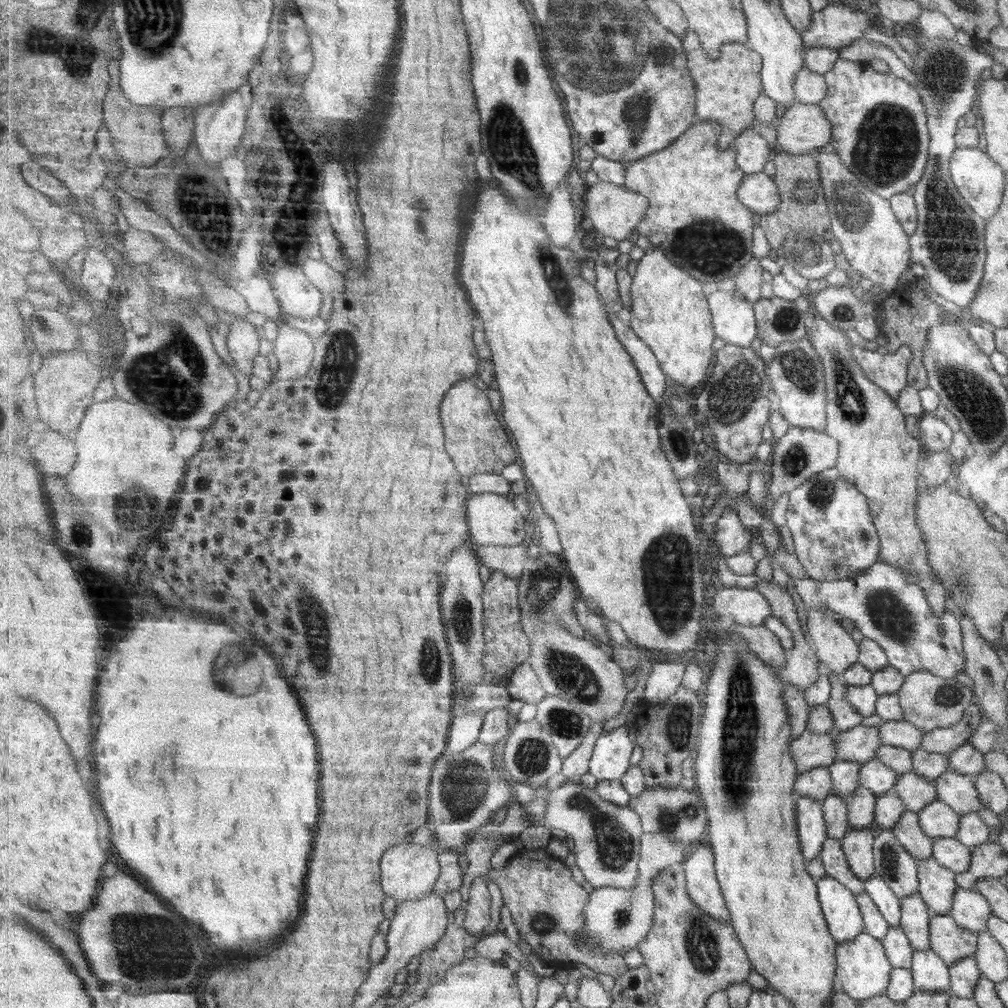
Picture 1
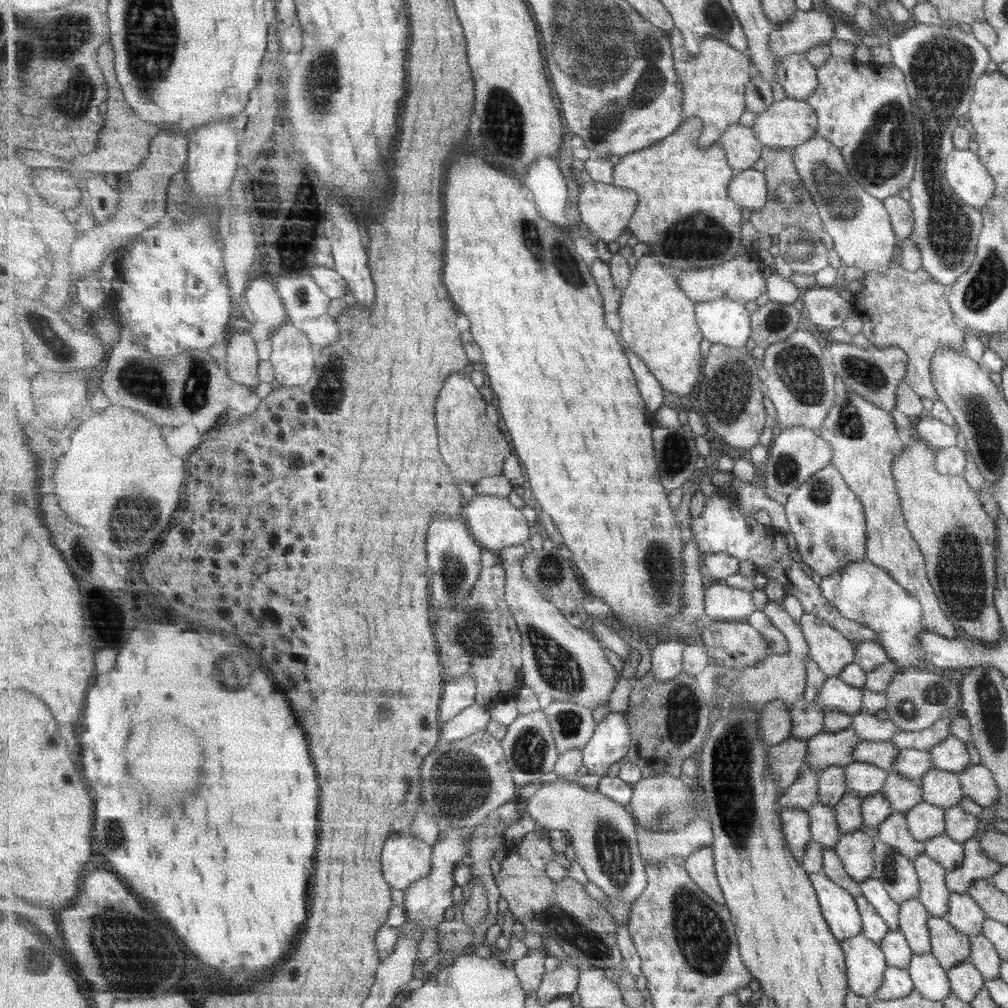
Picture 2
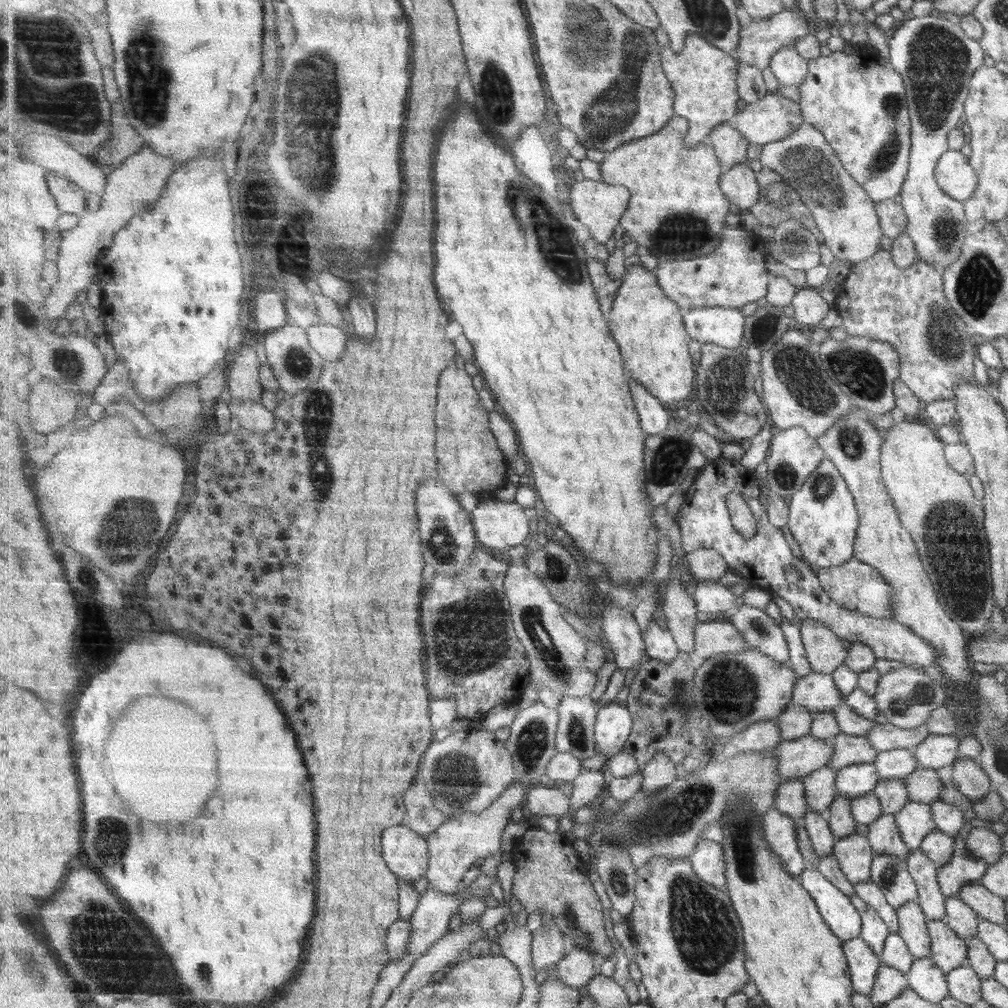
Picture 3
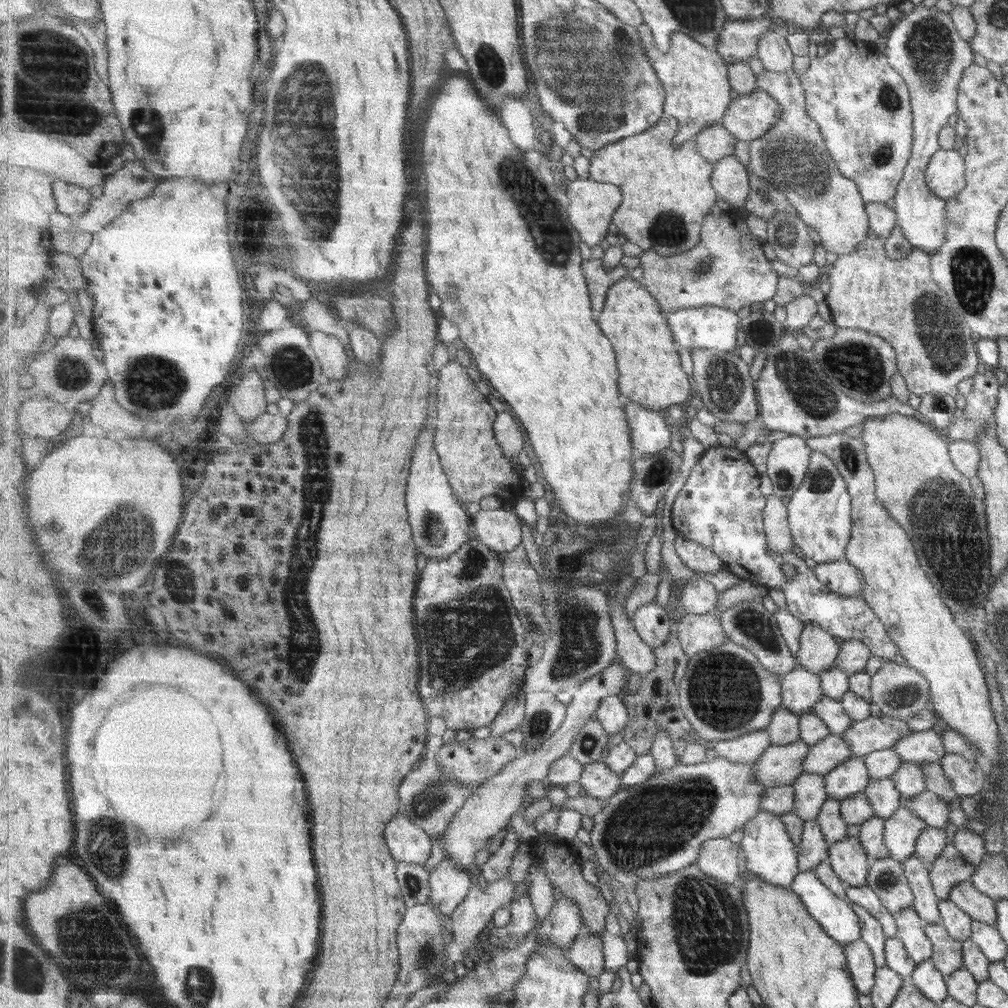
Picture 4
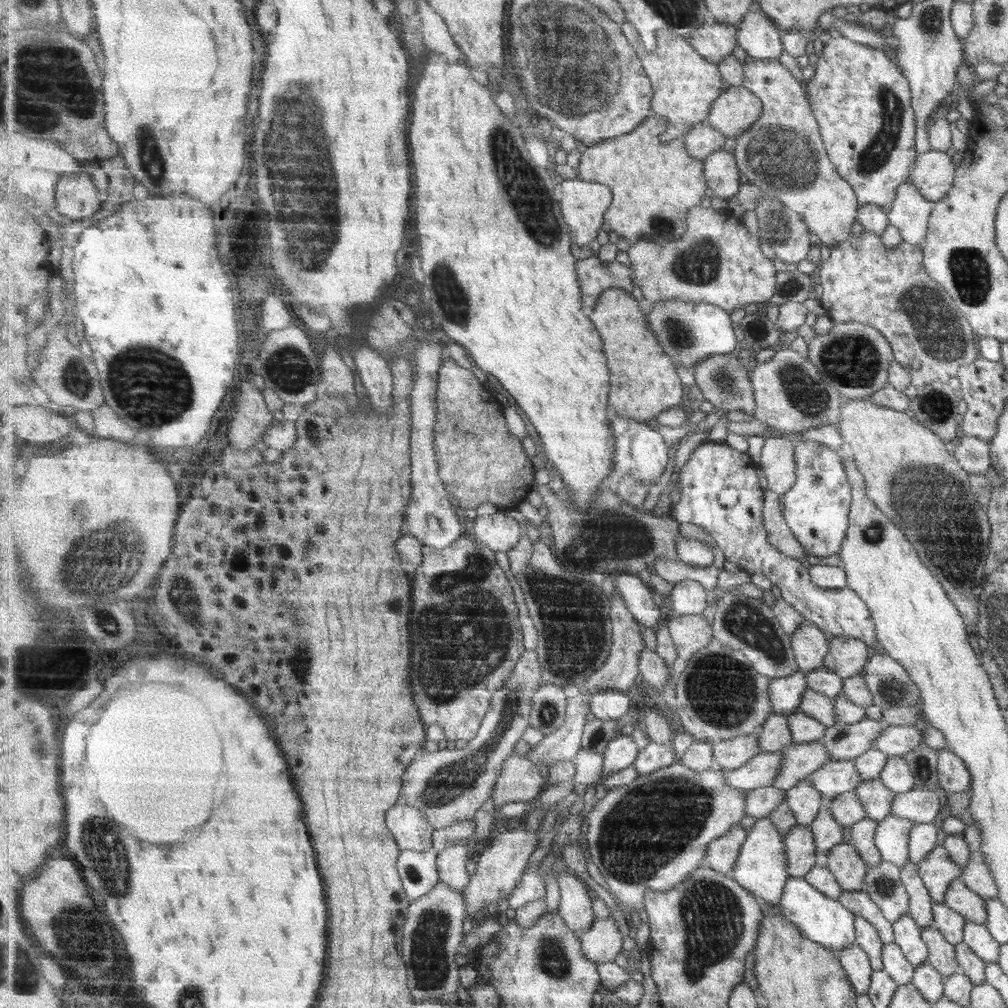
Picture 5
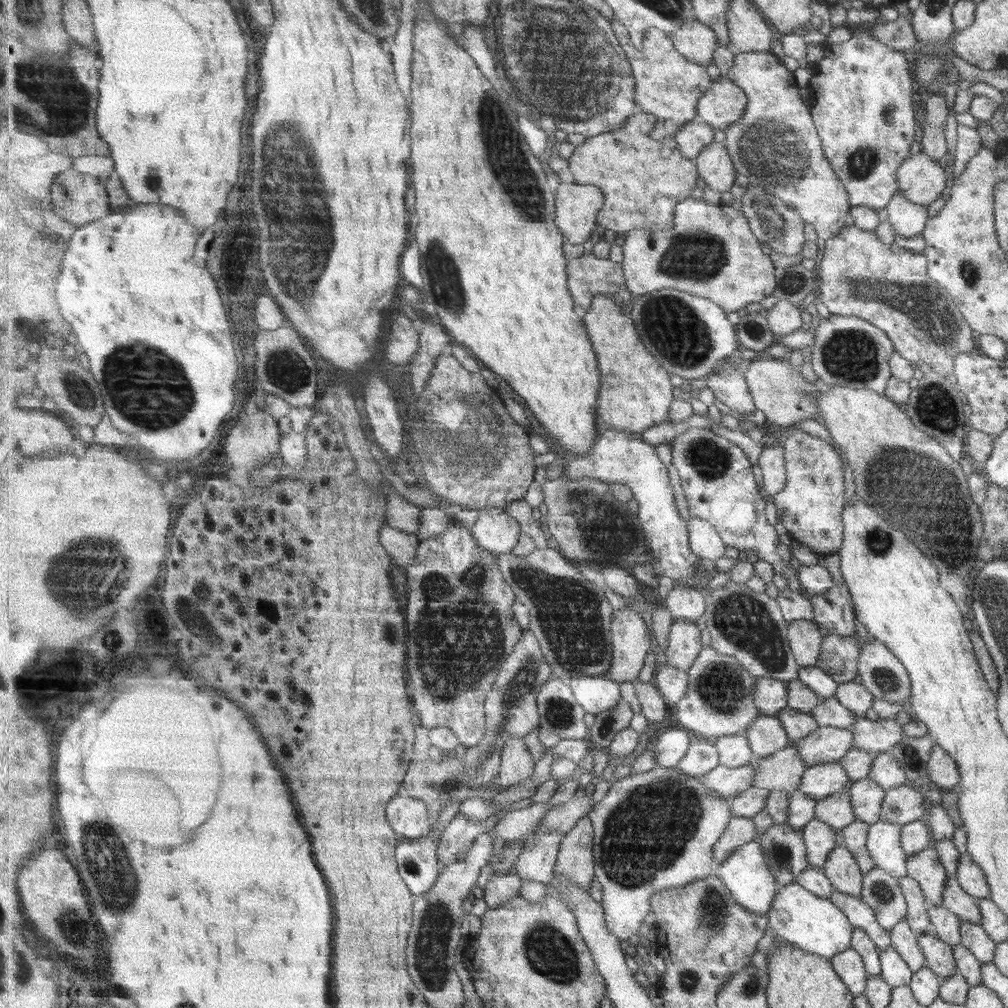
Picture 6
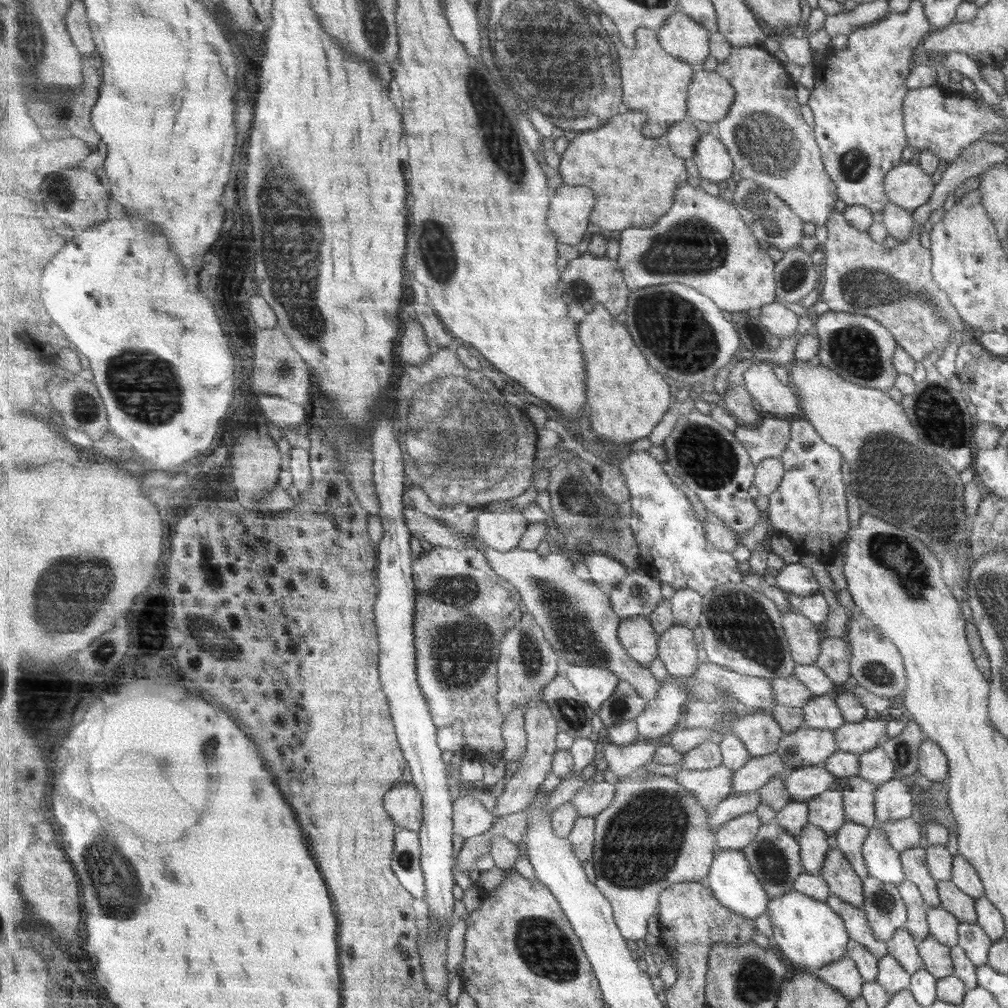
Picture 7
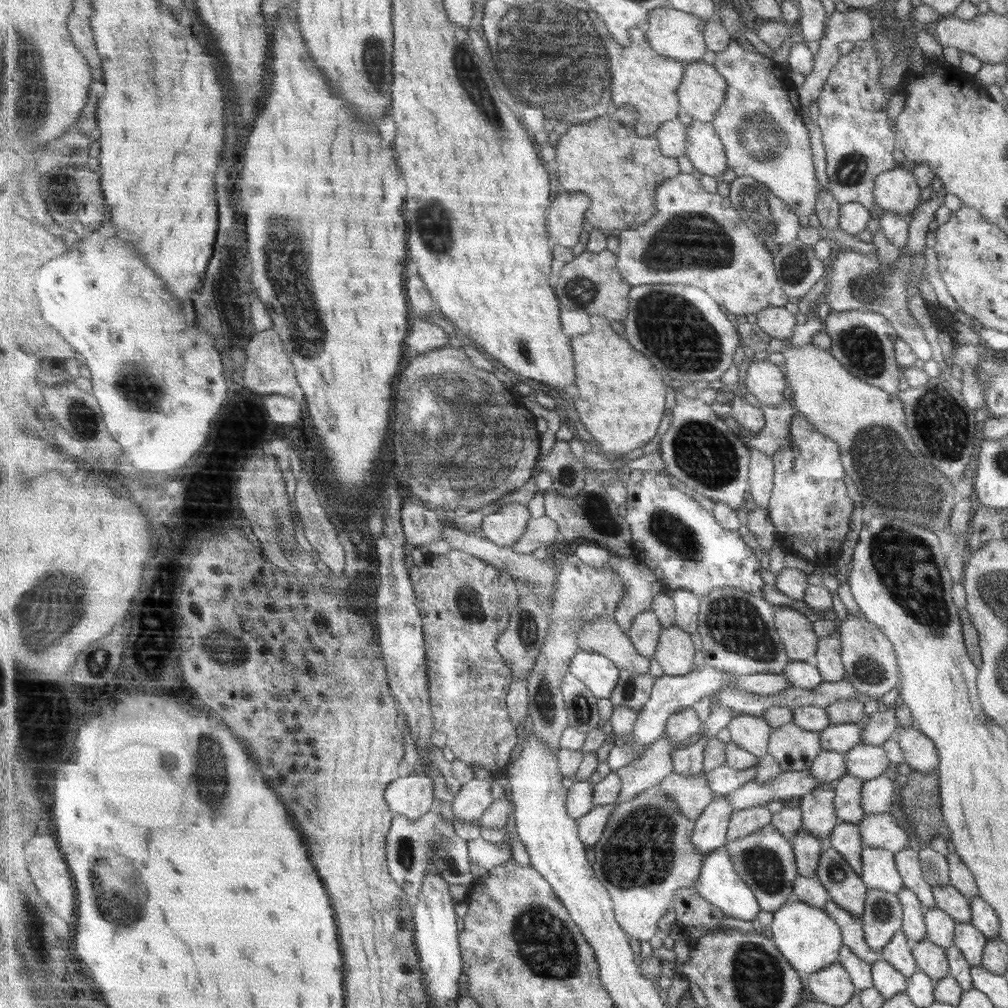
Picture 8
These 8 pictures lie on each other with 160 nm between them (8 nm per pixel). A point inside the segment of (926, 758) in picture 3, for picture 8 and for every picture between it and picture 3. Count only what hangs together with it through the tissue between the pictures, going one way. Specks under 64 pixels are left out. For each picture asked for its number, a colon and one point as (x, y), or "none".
4: (925, 746)
5: (893, 740)
6: (874, 737)
7: (856, 737)
8: (841, 737)

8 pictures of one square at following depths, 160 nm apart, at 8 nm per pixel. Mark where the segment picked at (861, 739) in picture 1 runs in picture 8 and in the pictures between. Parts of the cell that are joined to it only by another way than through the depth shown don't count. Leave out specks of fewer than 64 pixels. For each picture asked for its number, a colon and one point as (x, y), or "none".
2: (825, 749)
3: (799, 757)
4: (779, 765)
5: (762, 770)
6: (729, 783)
7: (712, 786)
8: (691, 793)

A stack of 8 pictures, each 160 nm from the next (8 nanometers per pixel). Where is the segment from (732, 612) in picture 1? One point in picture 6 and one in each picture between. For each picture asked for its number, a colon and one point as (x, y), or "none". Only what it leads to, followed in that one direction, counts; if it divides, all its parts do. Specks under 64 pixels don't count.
2: (723, 603)
3: (712, 598)
4: (698, 596)
5: (689, 597)
6: (684, 601)

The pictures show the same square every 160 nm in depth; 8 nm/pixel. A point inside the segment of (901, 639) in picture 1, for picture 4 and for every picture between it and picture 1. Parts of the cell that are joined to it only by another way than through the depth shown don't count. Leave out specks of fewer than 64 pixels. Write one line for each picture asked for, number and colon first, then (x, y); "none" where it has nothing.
2: (861, 591)
3: (855, 585)
4: (841, 577)

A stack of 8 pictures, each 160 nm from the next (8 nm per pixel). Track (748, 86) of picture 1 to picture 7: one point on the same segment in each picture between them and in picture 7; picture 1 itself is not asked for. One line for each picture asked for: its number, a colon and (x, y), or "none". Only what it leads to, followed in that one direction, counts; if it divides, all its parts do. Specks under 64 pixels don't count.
2: (714, 81)
3: (706, 78)
4: (699, 90)
5: (686, 84)
6: (670, 85)
7: (655, 82)

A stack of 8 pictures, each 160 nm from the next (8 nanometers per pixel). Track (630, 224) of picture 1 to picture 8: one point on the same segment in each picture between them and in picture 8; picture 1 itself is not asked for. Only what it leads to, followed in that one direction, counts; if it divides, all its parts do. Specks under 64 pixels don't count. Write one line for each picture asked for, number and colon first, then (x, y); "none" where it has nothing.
2: (606, 209)
3: (599, 206)
4: (592, 206)
5: (584, 205)
6: (579, 205)
7: (570, 210)
8: (567, 217)

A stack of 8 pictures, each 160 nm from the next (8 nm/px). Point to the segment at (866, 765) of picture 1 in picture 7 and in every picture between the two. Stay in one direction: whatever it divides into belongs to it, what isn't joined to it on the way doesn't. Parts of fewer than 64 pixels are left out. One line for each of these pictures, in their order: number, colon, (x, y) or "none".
2: (864, 779)
3: (852, 781)
4: (850, 777)
5: (834, 777)
6: (818, 781)
7: (803, 784)

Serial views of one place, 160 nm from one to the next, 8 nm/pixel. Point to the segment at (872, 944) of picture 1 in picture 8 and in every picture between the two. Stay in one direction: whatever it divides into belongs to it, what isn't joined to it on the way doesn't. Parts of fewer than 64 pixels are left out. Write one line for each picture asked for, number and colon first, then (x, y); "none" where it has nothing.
2: (865, 963)
3: (863, 963)
4: (861, 964)
5: (854, 961)
6: (848, 966)
7: (842, 975)
8: (832, 986)

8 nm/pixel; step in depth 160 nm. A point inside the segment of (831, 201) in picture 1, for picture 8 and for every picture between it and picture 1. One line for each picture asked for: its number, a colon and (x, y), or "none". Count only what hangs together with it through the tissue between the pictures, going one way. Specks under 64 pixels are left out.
2: (858, 225)
3: (843, 212)
4: (791, 156)
5: (782, 154)
6: (774, 145)
7: (767, 139)
8: (759, 124)

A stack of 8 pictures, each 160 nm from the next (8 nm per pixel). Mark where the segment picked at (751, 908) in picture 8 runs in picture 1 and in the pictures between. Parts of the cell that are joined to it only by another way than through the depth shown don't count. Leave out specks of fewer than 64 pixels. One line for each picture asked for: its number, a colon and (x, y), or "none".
1: (810, 825)
2: (796, 824)
3: (779, 828)
4: (770, 854)
5: (762, 865)
6: (746, 873)
7: (735, 885)

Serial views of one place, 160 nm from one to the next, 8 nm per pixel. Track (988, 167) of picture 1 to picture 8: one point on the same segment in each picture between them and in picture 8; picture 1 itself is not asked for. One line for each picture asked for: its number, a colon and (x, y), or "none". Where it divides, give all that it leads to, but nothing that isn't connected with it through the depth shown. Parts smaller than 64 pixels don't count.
2: (967, 178)
3: (953, 174)
4: (944, 174)
5: (931, 173)
6: (921, 180)
7: (906, 185)
8: (895, 190)

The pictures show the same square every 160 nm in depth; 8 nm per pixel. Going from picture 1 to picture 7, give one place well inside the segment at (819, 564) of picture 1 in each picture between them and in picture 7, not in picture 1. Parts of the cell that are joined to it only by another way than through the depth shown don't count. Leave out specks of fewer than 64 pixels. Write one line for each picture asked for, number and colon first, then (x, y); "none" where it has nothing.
2: (827, 521)
3: (823, 519)
4: (819, 512)
5: (816, 508)
6: (810, 506)
7: (809, 507)

